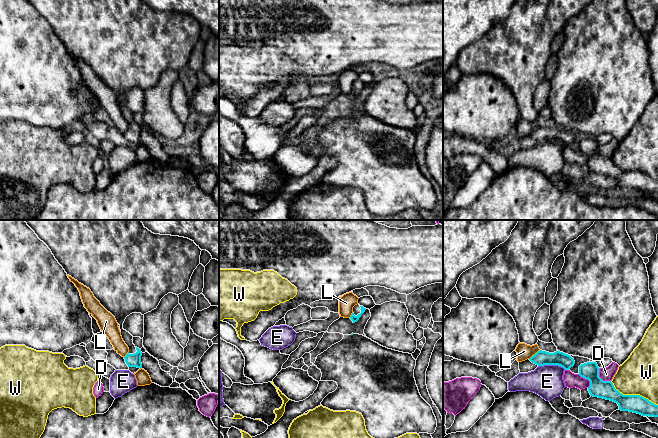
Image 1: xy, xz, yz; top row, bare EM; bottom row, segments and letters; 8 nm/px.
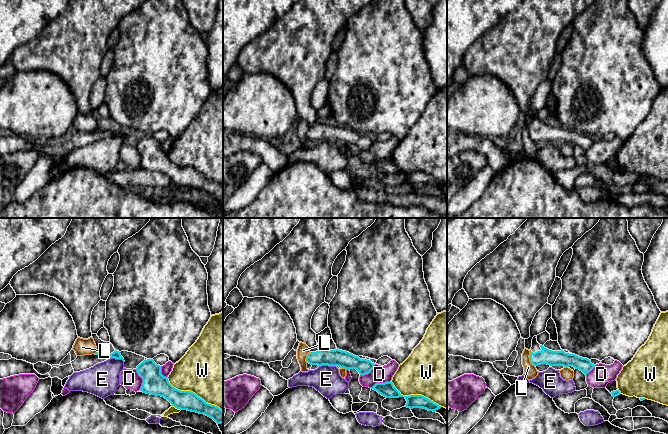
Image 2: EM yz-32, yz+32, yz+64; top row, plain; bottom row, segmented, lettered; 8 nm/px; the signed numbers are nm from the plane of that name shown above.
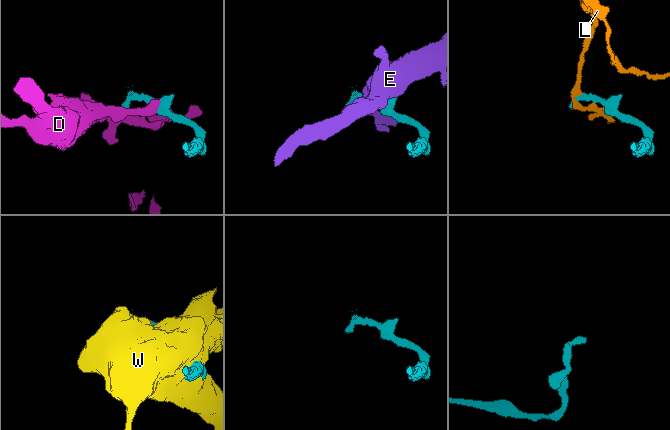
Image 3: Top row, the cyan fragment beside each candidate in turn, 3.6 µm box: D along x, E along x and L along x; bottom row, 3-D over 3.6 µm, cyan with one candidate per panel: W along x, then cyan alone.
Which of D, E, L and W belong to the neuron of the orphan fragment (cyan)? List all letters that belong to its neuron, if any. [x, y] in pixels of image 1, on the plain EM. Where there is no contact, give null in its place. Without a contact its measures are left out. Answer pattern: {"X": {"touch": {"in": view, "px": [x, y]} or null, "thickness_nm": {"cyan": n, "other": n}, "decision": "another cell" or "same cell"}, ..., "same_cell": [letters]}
{"D": {"touch": {"in": "yz", "px": [600, 154]}, "thickness_nm": {"cyan": 140, "other": 110}, "decision": "another cell"}, "E": {"touch": {"in": "yz", "px": [552, 140]}, "thickness_nm": {"cyan": 120, "other": 260}, "decision": "another cell"}, "L": {"touch": {"in": "yz", "px": [535, 130]}, "thickness_nm": {"cyan": 120, "other": 120}, "decision": "another cell"}, "W": {"touch": {"in": "yz", "px": [633, 171]}, "thickness_nm": {"cyan": 140, "other": 320}, "decision": "another cell"}, "same_cell": []}

